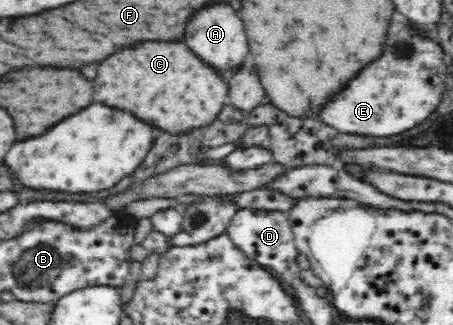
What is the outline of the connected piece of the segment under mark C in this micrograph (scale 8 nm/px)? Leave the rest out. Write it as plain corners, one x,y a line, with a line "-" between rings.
146,42
144,46
138,46
136,50
124,50
114,54
112,58
106,58
98,66
96,76
96,102
110,106
120,112
130,112
134,118
142,120
144,124
150,124
152,128
158,128
166,134
178,136
178,134
190,134
196,126
204,128
210,122
216,120
218,112
222,110
222,100
226,100
228,86
226,82
212,72
192,50
188,50
186,44
174,44
174,42

